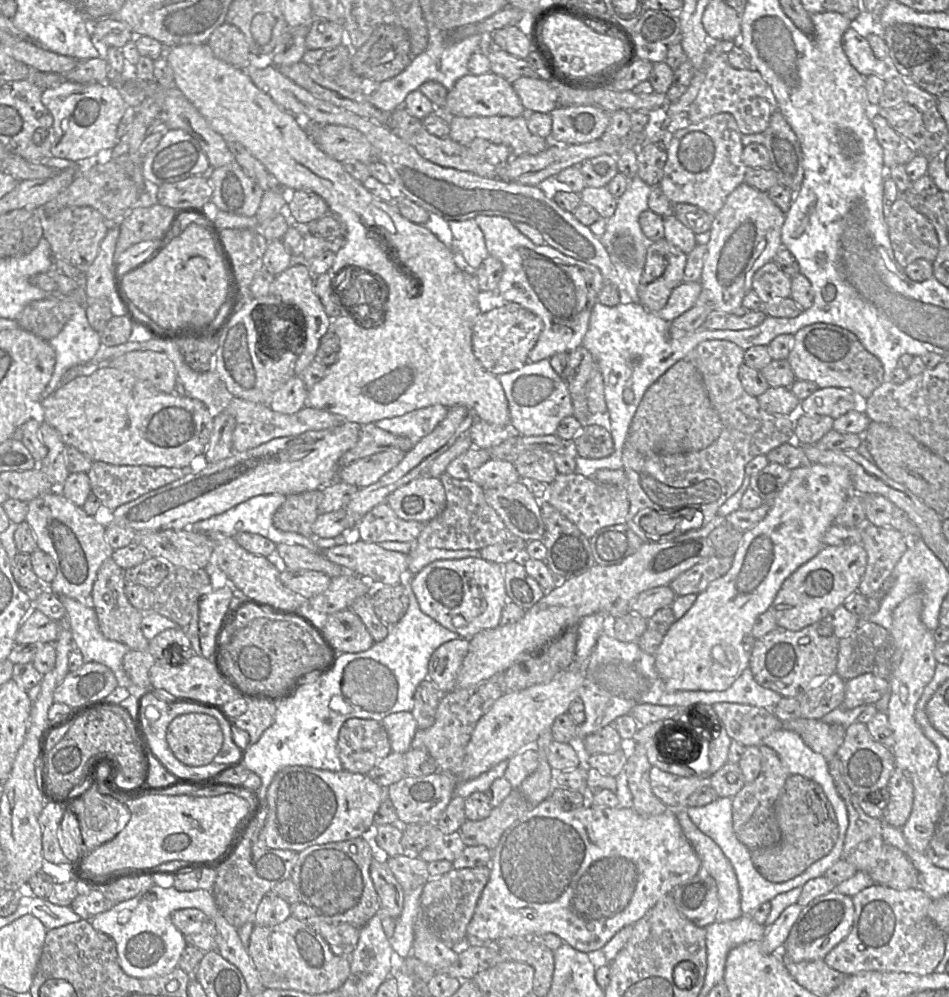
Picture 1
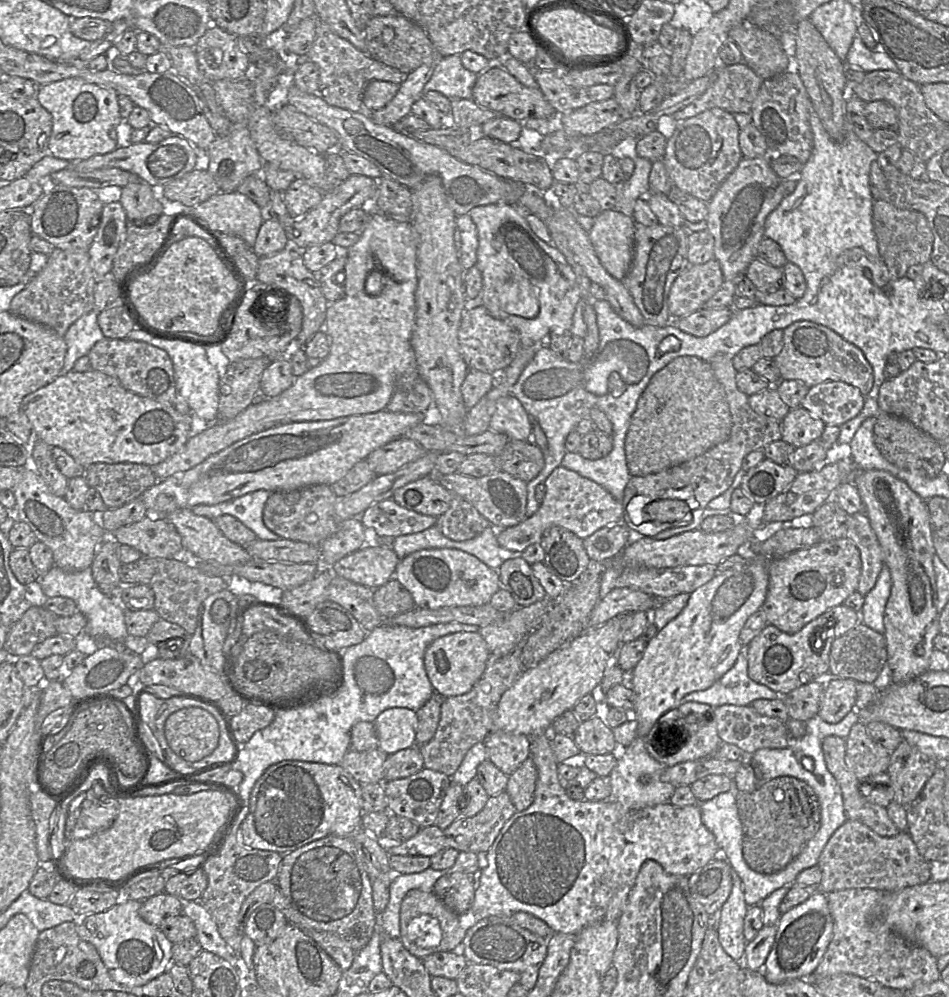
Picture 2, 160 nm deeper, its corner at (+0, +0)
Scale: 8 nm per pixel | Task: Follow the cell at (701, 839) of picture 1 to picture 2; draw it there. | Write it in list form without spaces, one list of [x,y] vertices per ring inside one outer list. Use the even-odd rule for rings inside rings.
[[[732,869],[732,890],[717,915],[718,939],[724,951],[735,961],[741,962],[748,942],[744,937],[744,919],[748,911],[743,884]]]

